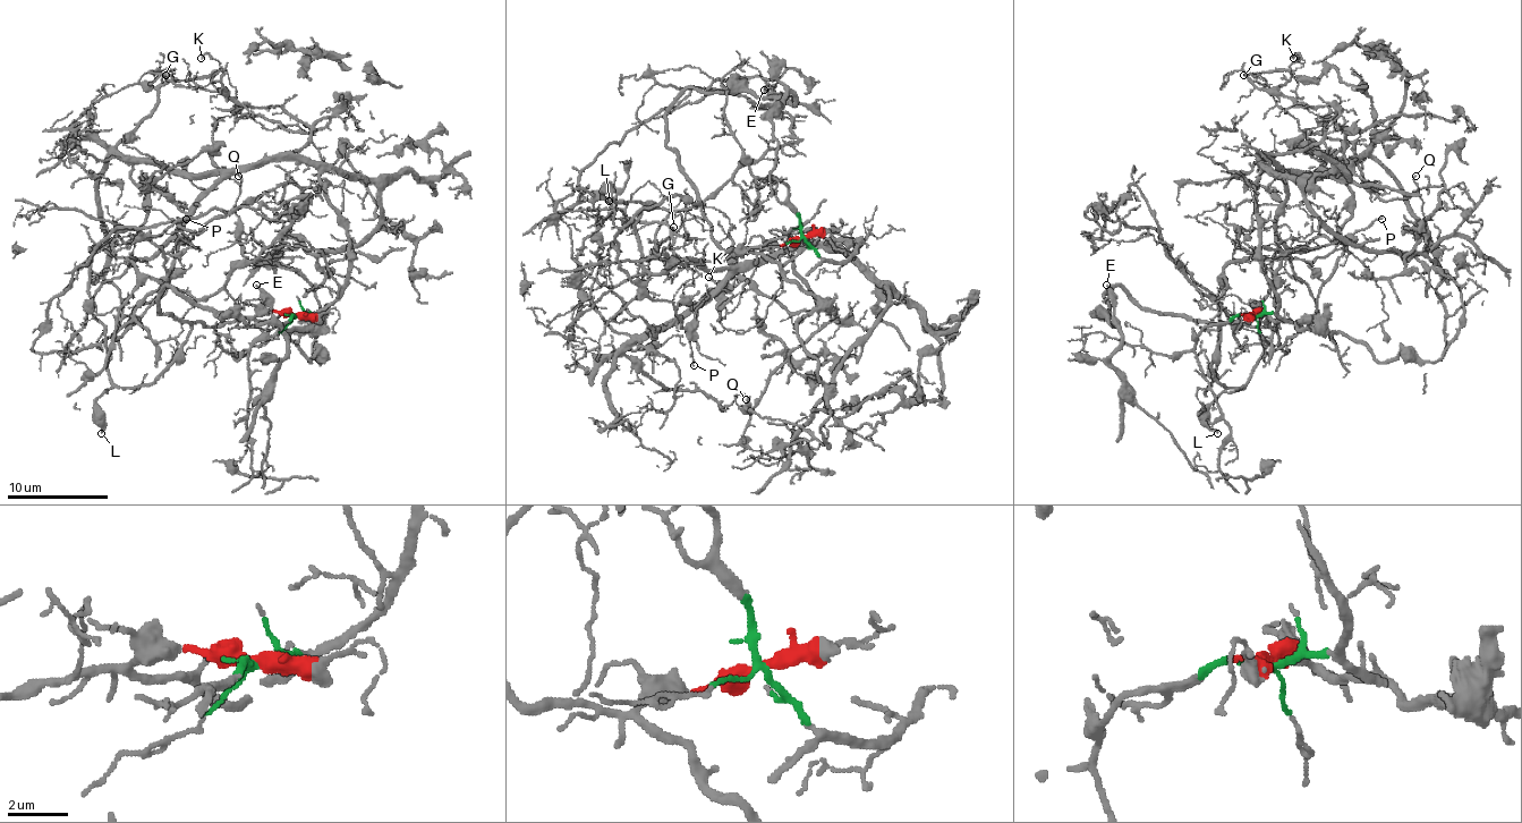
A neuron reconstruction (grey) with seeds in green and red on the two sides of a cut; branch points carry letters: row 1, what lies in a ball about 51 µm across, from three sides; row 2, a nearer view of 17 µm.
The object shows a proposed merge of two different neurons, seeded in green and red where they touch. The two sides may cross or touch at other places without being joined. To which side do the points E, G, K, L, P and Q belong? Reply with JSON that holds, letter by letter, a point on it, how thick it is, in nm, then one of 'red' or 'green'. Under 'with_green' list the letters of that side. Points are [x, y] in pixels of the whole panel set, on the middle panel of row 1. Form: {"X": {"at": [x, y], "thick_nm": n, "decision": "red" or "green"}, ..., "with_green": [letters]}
{"E": {"at": [764, 90], "thick_nm": 190, "decision": "red"}, "G": {"at": [673, 227], "thick_nm": 150, "decision": "green"}, "K": {"at": [708, 277], "thick_nm": 140, "decision": "green"}, "L": {"at": [609, 201], "thick_nm": 200, "decision": "red"}, "P": {"at": [694, 365], "thick_nm": 120, "decision": "red"}, "Q": {"at": [746, 399], "thick_nm": 100, "decision": "red"}, "with_green": ["G", "K"]}

